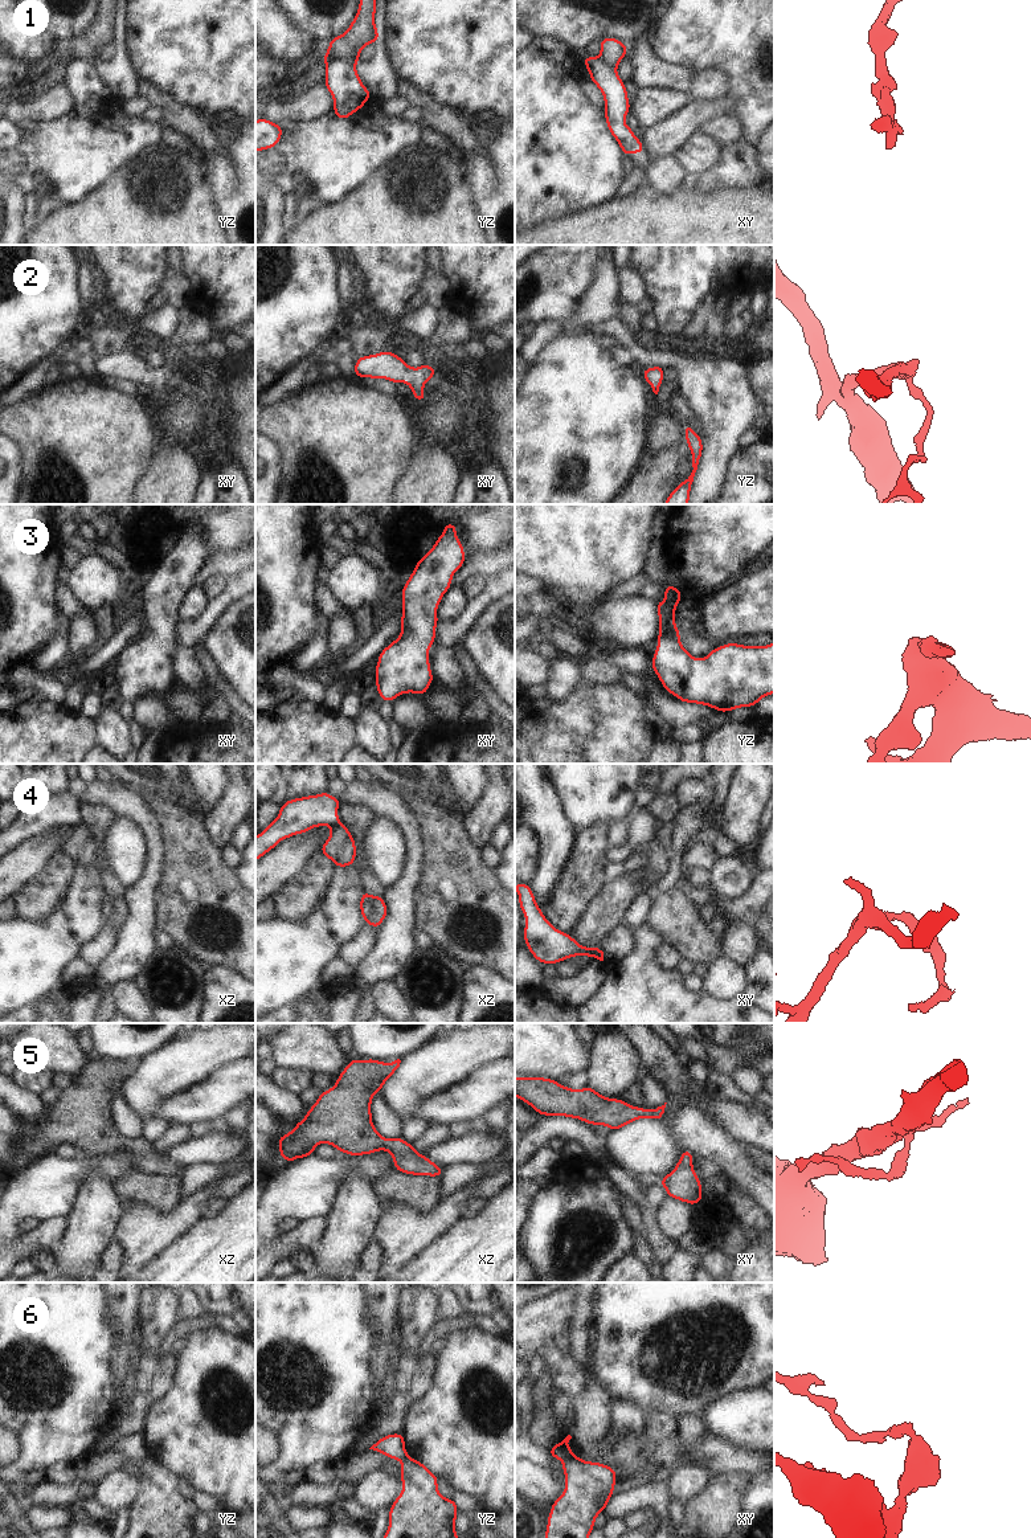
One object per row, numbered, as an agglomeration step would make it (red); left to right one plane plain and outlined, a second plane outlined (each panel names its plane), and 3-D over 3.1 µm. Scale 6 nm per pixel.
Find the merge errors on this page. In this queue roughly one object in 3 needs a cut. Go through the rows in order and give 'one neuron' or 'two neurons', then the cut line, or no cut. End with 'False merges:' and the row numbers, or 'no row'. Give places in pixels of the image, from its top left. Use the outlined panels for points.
1: two neurons | yz (354, 65), (346, 61), (331, 61), (326, 68)
2: one neuron | no cut
3: one neuron | no cut
4: two neurons | xz (339, 822), (331, 827)
5: one neuron | no cut
6: two neurons | xy (573, 1455), (563, 1461)
False merges: 1, 4, 6

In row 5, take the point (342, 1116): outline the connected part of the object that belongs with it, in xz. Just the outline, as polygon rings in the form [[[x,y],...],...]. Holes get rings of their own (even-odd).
[[[353,1058],[335,1085],[320,1092],[294,1130],[278,1137],[279,1157],[294,1163],[296,1157],[310,1157],[319,1144],[326,1142],[352,1157],[389,1152],[398,1173],[443,1175],[445,1169],[417,1153],[412,1144],[402,1137],[386,1140],[372,1122],[372,1099],[382,1091],[384,1083],[394,1075],[400,1063],[400,1059],[385,1063]]]

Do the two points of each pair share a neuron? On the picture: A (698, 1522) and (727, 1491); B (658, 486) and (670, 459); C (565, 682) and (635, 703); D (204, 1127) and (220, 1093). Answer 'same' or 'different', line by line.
A: same
B: same
C: different
D: different

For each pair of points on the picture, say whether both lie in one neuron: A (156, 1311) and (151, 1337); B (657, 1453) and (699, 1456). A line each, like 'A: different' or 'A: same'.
A: same
B: same

